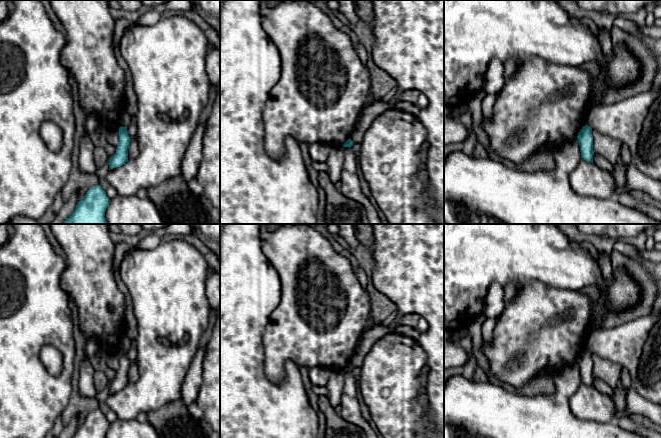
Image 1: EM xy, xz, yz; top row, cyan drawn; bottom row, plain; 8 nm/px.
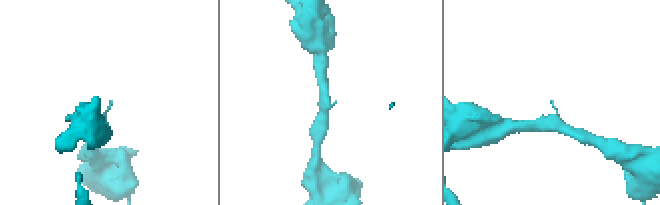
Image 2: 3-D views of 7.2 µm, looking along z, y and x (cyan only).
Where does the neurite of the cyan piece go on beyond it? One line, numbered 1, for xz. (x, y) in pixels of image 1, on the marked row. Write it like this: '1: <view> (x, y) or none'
1: none

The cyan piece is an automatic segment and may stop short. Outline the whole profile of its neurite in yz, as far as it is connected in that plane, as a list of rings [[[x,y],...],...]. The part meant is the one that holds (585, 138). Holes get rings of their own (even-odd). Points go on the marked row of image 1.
[[[587,124],[582,127],[580,132],[578,133],[577,140],[580,145],[580,152],[582,159],[587,162],[593,163],[593,136],[592,136],[592,128]]]

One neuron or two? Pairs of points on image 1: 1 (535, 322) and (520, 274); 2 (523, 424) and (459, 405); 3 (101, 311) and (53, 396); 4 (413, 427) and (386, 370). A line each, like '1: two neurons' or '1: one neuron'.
1: two neurons
2: one neuron
3: two neurons
4: one neuron

